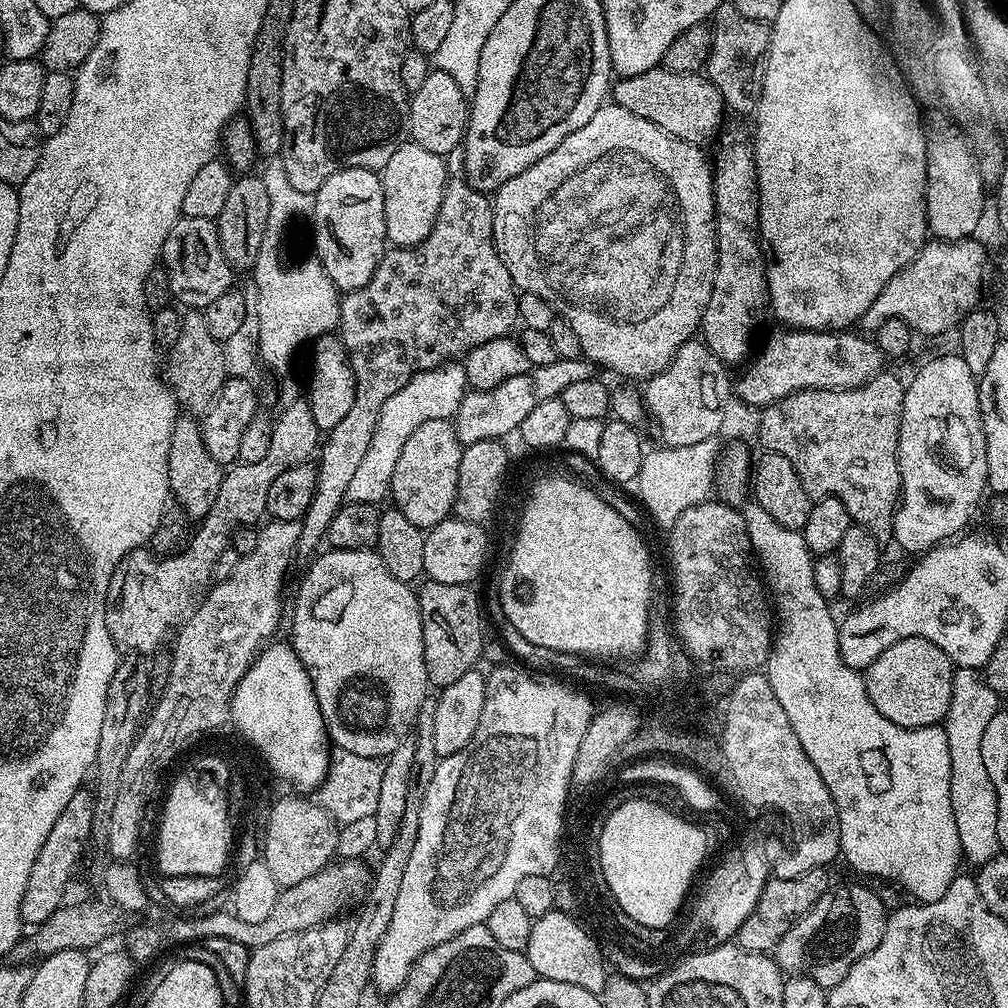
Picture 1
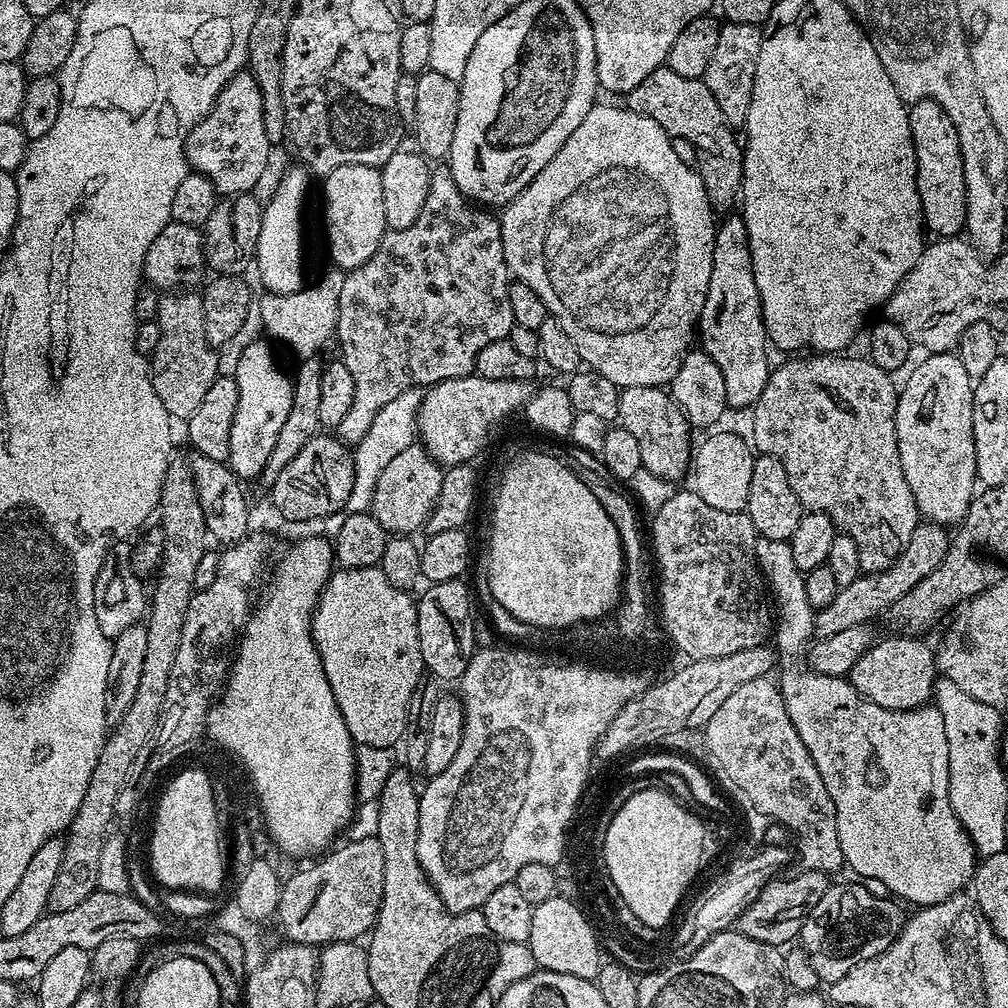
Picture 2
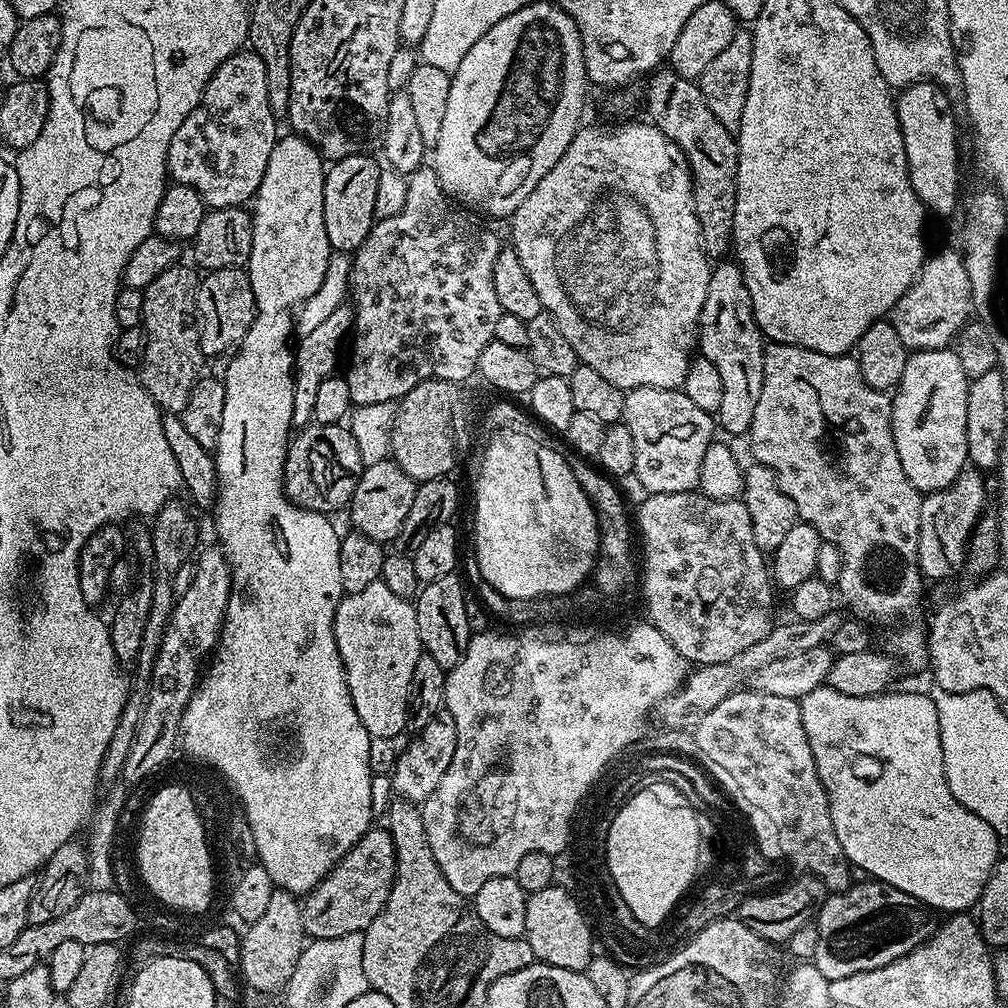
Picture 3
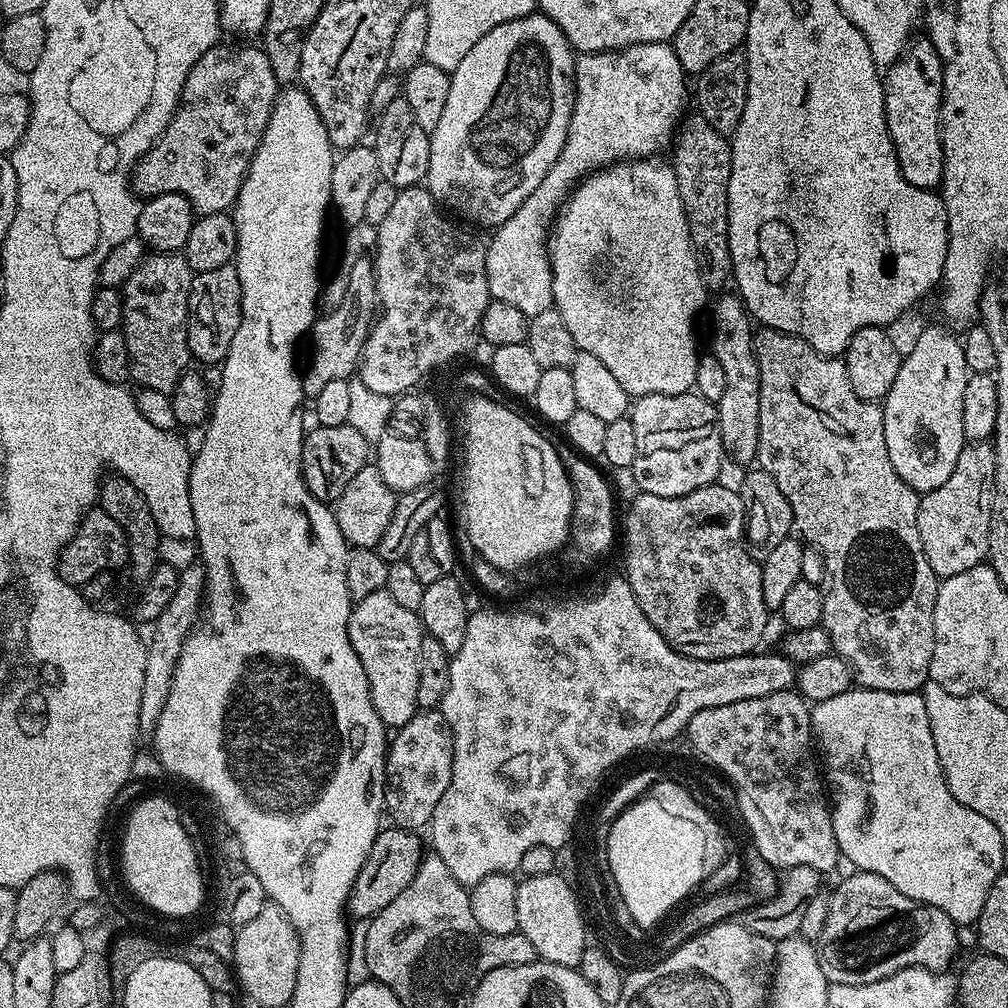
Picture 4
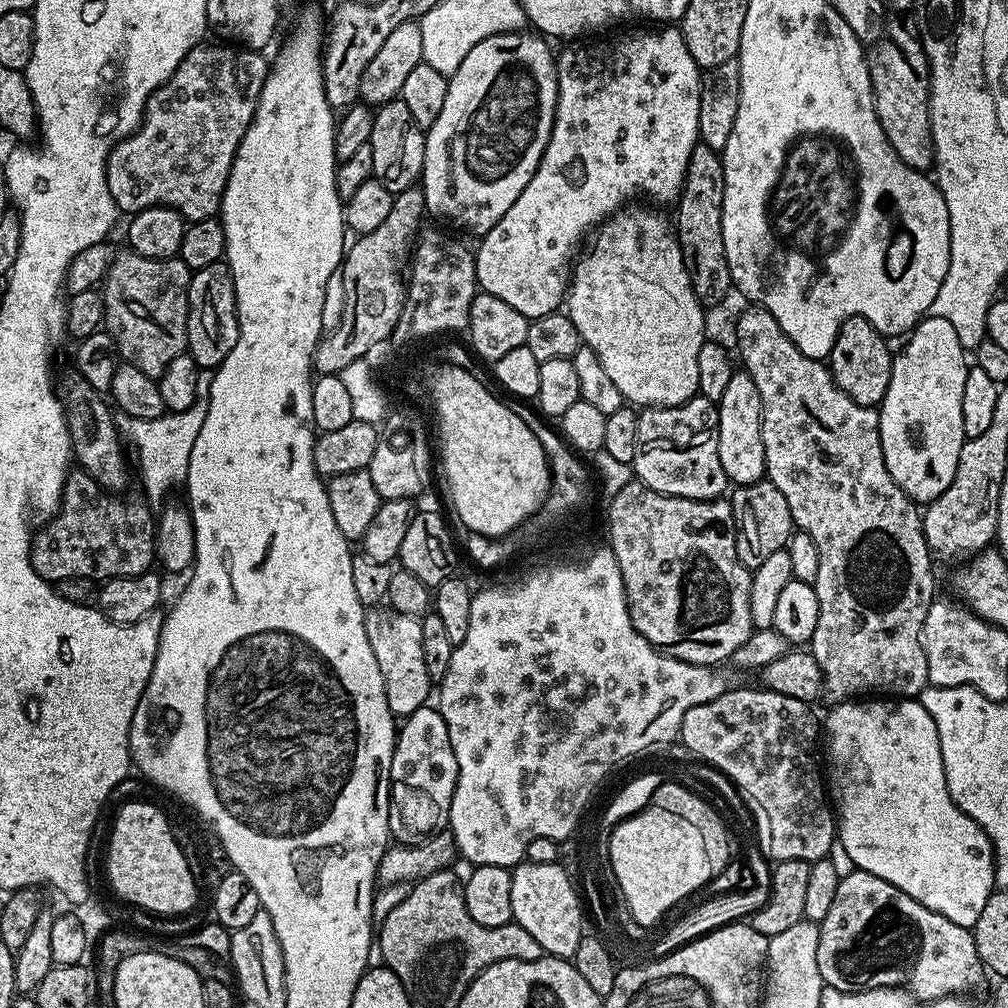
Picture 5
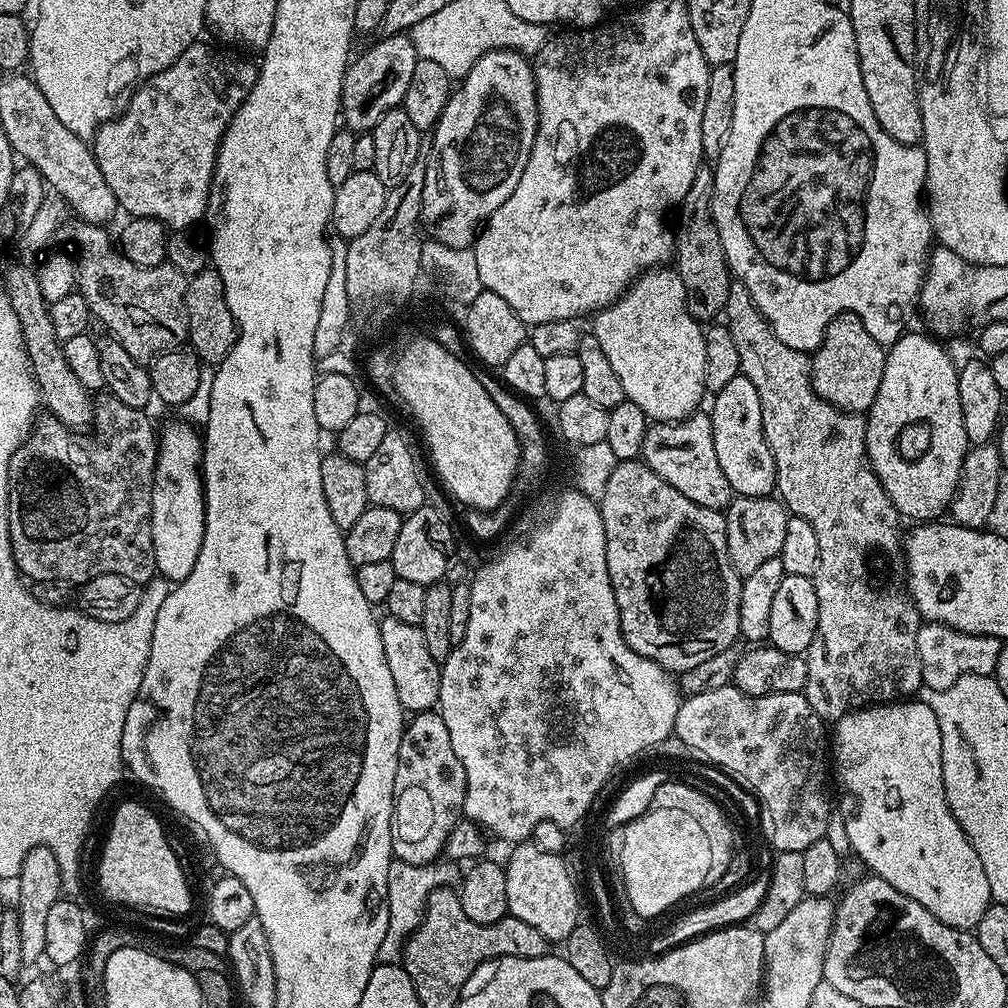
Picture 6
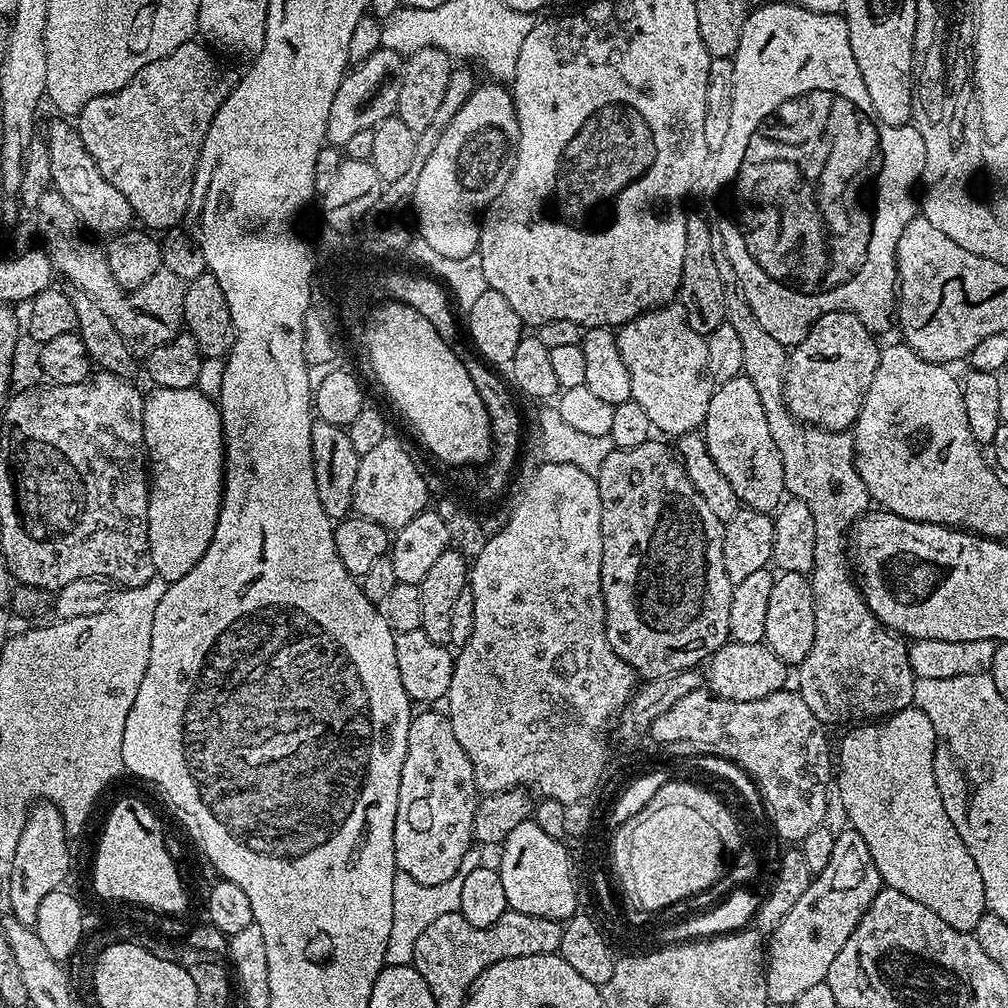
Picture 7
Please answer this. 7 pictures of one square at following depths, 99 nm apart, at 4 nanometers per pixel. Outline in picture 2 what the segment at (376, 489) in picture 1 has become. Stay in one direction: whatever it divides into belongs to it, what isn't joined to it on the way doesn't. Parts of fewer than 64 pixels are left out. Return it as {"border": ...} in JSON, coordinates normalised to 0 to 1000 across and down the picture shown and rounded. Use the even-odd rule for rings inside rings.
{"border":[[[413,387],[395,391],[395,395],[379,403],[379,407],[375,407],[375,411],[372,412],[371,419],[367,419],[367,427],[363,427],[363,435],[359,435],[359,438],[352,441],[349,448],[351,474],[349,485],[339,505],[341,512],[364,508],[368,505],[371,482],[375,480],[375,473],[379,470],[379,466],[383,466],[383,461],[411,438],[411,434],[414,432],[413,409],[417,406],[418,396],[418,390]]]}

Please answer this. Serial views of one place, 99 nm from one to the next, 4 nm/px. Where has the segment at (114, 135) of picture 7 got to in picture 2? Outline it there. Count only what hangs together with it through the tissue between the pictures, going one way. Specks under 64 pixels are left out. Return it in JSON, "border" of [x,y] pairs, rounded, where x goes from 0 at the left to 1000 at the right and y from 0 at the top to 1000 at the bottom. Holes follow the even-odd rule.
{"border":[[[239,69],[224,81],[204,117],[187,131],[183,152],[189,170],[208,177],[219,195],[229,196],[249,191],[250,186],[258,178],[263,178],[266,154],[271,146],[264,137],[260,91],[256,89],[256,81],[252,81],[249,71]]]}

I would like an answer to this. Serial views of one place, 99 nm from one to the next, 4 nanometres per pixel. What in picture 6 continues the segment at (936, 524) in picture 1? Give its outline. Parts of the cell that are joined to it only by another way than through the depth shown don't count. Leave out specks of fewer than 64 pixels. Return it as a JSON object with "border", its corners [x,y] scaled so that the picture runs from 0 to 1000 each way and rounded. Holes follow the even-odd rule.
{"border":[[[898,328],[880,346],[875,380],[859,410],[859,446],[861,459],[894,513],[902,512],[905,518],[925,518],[936,504],[938,507],[943,501],[962,441],[958,423],[954,423],[954,399],[950,399],[949,358],[944,358],[943,351],[931,338],[924,337],[929,335],[905,328]]]}

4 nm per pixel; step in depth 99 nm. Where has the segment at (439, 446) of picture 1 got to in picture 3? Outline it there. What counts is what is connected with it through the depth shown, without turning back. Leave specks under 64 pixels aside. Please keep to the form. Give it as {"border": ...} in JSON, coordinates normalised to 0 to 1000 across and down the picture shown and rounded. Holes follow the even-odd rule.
{"border":[[[388,454],[364,461],[361,469],[355,474],[355,482],[349,491],[349,499],[343,504],[343,508],[349,511],[348,523],[352,527],[363,530],[363,534],[371,534],[380,541],[392,537],[399,526],[399,518],[403,518],[403,510],[407,510],[413,481],[414,477],[405,473]]]}

